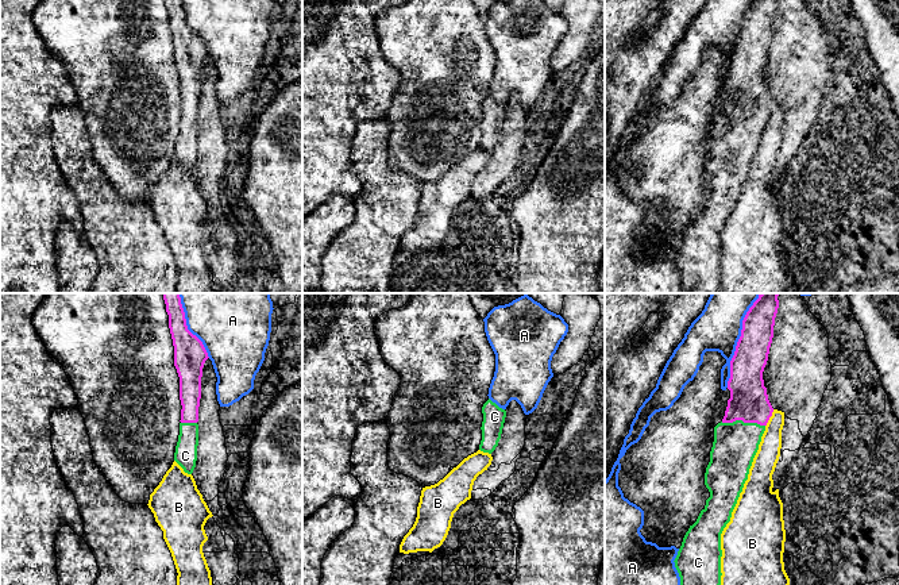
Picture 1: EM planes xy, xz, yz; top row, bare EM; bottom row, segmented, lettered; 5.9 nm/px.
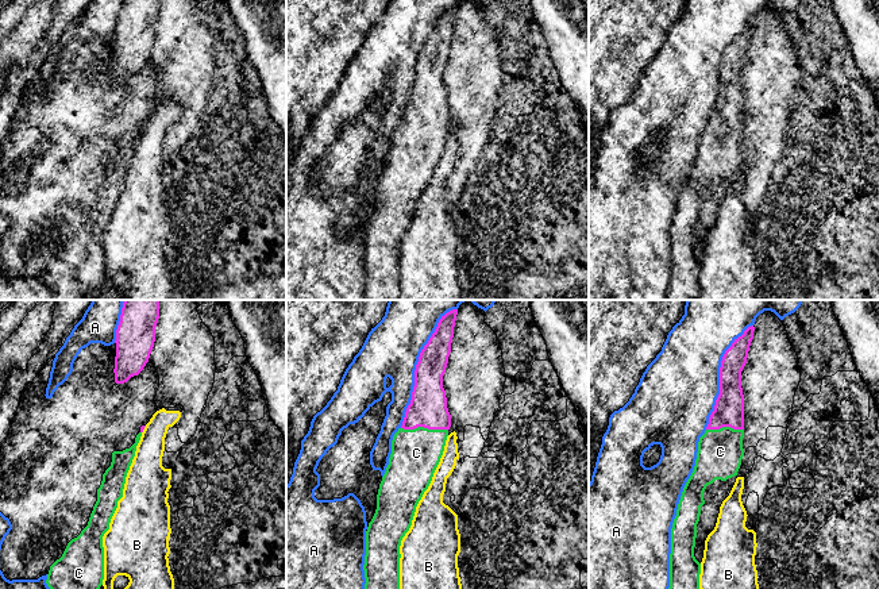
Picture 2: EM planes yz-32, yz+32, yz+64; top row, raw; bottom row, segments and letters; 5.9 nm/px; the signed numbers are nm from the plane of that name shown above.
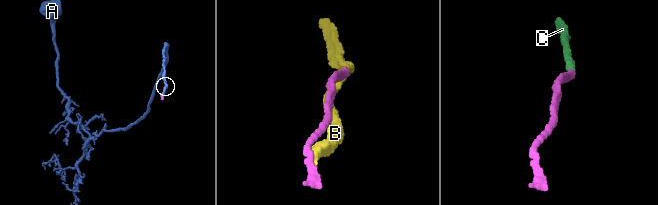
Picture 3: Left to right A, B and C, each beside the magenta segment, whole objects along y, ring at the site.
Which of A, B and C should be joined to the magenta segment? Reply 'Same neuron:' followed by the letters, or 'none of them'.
Same neuron: C

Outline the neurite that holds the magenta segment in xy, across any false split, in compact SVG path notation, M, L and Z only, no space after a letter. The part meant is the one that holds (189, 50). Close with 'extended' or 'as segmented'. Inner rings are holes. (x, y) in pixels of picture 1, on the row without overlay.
M165 1L174 43L174 63L180 74L180 97L182 103L174 158L185 170L192 172L197 158L197 119L202 65L209 54L202 39L188 27L182 1Z | extended

